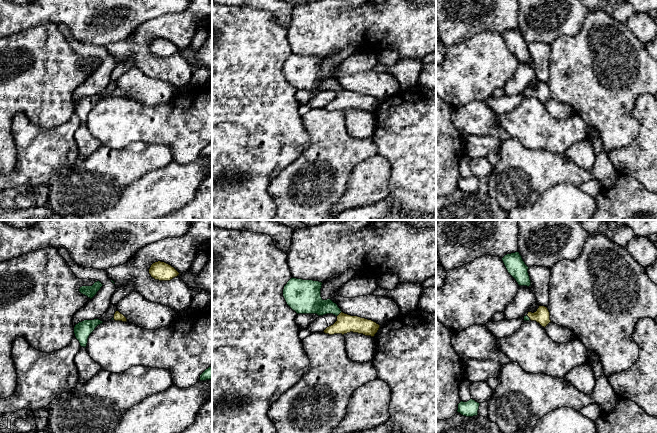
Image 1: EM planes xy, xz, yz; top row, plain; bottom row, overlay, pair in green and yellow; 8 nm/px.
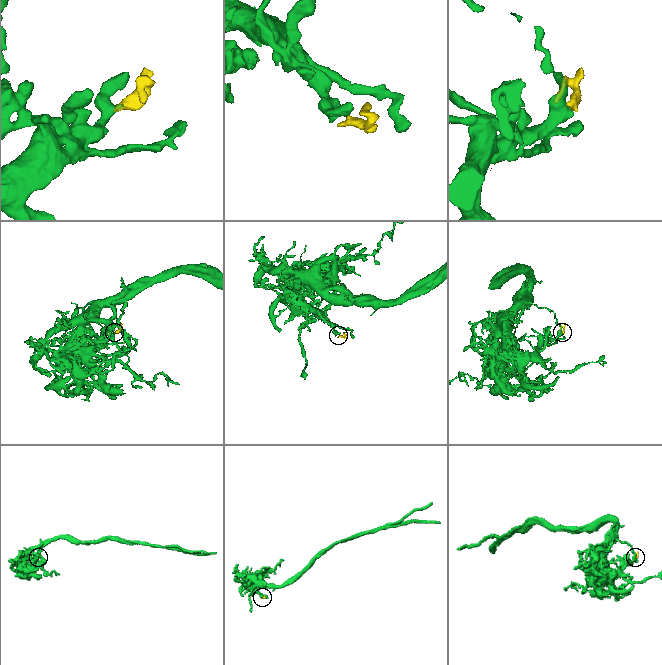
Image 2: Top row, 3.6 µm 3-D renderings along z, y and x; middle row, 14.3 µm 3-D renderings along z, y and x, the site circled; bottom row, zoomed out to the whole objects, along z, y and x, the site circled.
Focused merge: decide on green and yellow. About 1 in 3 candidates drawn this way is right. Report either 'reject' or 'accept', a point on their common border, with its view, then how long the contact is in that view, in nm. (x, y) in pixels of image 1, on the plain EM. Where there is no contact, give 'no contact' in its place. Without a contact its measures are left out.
accept; meets green in xz at (339, 89); contact 60 nm long

